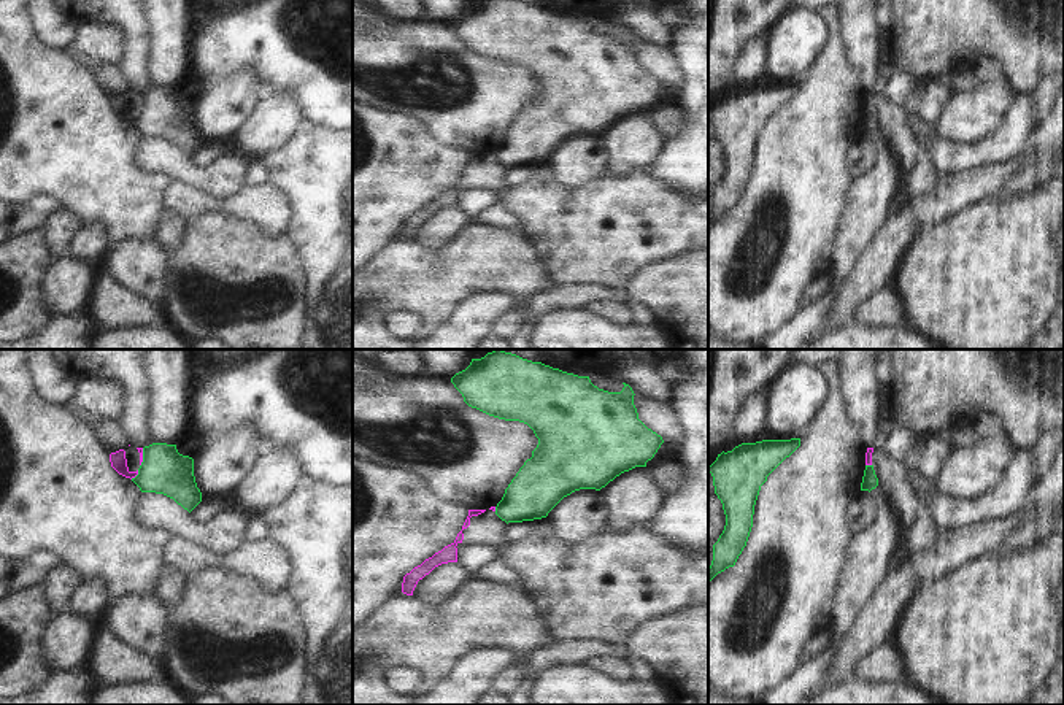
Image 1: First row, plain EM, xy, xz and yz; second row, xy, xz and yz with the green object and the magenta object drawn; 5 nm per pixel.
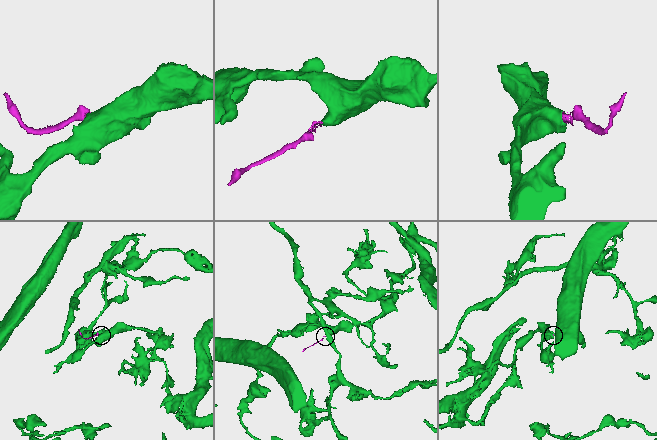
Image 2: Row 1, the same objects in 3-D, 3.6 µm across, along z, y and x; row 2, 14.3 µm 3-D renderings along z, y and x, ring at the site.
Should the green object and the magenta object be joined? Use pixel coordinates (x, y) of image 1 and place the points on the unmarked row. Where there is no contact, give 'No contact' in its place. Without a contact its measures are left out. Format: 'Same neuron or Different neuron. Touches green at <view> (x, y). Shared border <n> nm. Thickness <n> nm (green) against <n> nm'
Different neuron. Touches green at xy (137, 119). Shared border 60 nm. Thickness 240 nm (green) against 80 nm.

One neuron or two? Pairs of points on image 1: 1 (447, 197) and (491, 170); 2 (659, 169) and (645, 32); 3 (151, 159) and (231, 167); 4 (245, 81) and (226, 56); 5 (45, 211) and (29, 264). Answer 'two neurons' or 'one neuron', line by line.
1: one neuron
2: two neurons
3: one neuron
4: two neurons
5: two neurons

